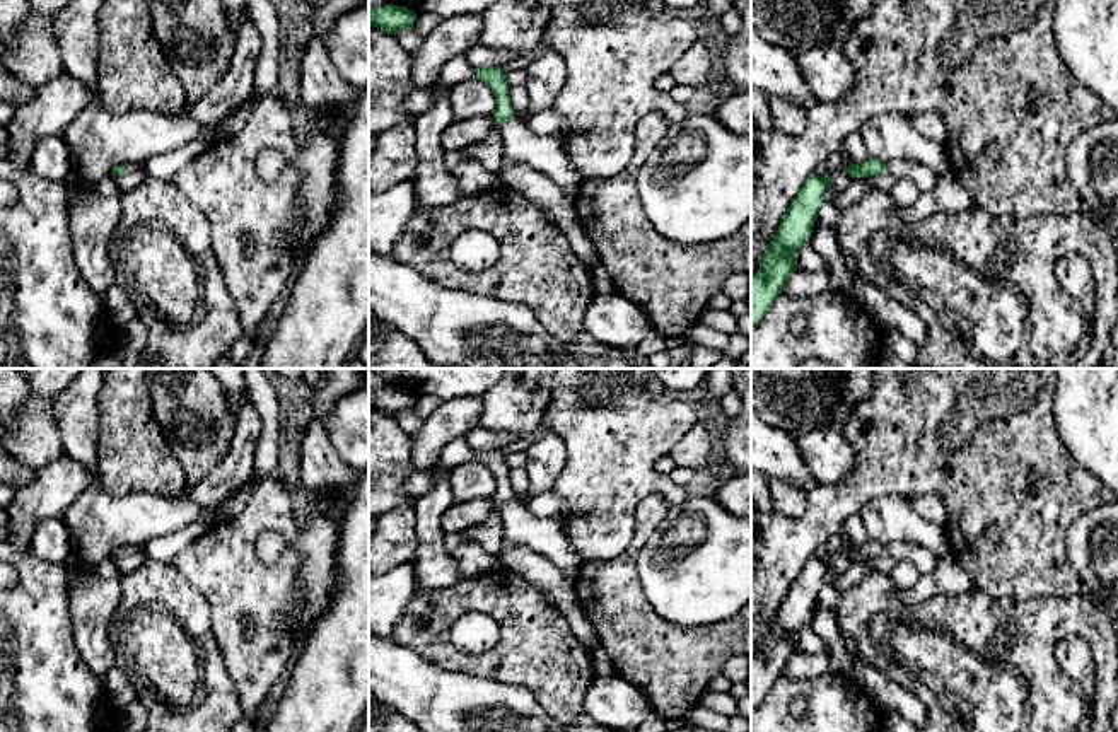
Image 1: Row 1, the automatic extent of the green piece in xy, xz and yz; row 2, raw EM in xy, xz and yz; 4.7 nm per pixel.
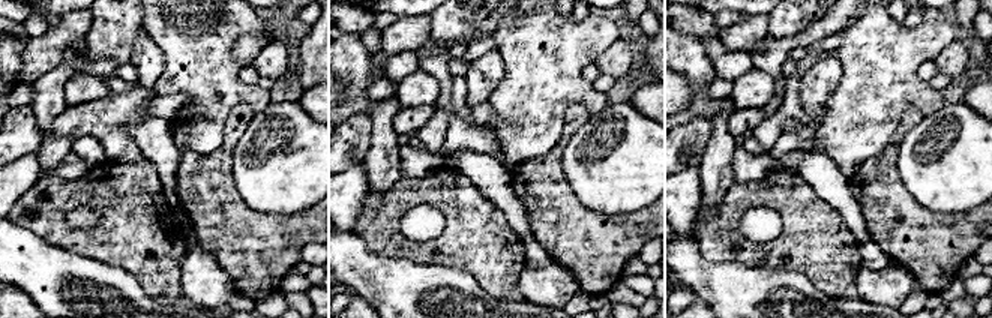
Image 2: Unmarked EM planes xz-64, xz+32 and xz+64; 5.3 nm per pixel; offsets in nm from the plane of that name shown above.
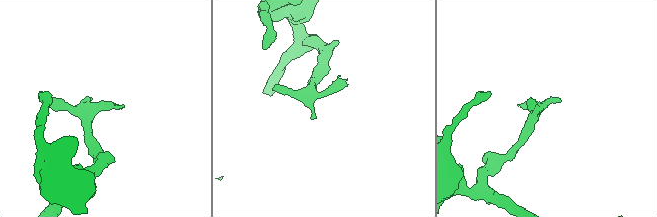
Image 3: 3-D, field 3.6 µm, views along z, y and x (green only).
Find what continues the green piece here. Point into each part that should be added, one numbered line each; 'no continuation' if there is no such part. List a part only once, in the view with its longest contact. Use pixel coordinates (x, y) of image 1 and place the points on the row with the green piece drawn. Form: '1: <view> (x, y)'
no continuation

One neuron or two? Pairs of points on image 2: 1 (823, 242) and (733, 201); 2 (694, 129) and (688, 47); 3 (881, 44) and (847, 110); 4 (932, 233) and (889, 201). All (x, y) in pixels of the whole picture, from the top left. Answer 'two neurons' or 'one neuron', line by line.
1: one neuron
2: two neurons
3: one neuron
4: one neuron

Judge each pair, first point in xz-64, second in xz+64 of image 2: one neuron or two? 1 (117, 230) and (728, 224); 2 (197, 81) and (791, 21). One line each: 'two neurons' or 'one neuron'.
1: one neuron
2: two neurons

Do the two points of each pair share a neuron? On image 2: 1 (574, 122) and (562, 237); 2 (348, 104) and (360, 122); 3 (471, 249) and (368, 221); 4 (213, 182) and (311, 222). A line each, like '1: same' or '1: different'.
1: same
2: different
3: same
4: same

